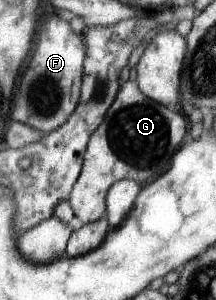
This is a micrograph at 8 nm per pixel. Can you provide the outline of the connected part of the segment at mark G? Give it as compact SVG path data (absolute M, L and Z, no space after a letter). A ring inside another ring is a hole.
M137 81L119 86L106 116L90 135L80 174L69 194L75 216L84 224L99 222L105 214L108 189L122 179L148 182L170 168L170 160L182 146L190 128L188 117L179 108L169 108L148 98Z

